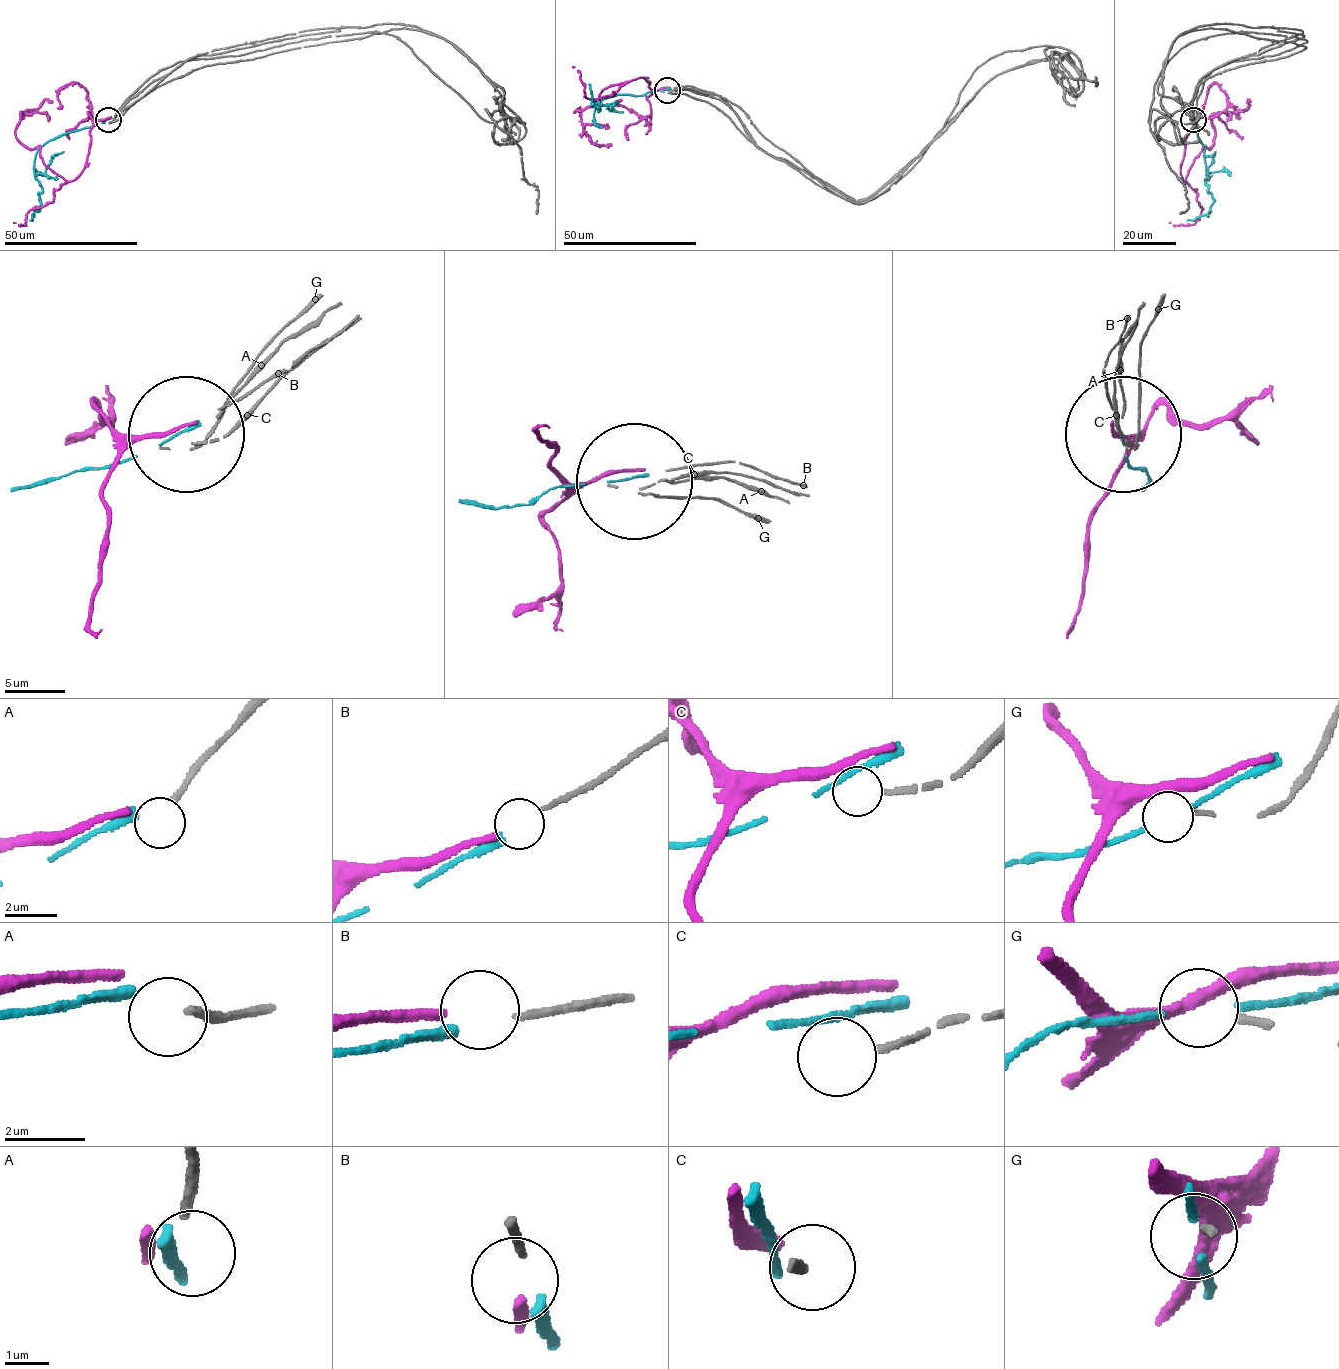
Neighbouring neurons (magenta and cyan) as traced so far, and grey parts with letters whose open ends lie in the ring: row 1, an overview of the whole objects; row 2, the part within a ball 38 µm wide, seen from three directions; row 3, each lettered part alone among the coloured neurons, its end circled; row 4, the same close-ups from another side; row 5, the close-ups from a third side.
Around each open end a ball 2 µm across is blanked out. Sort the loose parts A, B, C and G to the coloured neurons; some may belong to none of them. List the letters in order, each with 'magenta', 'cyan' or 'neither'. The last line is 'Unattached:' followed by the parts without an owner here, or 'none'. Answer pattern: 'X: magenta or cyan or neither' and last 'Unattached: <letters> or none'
A: neither
B: cyan
C: neither
G: neither
Unattached: A, C, G

